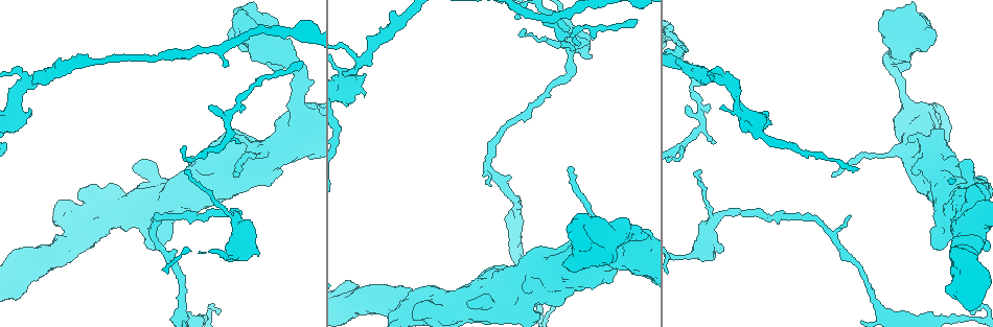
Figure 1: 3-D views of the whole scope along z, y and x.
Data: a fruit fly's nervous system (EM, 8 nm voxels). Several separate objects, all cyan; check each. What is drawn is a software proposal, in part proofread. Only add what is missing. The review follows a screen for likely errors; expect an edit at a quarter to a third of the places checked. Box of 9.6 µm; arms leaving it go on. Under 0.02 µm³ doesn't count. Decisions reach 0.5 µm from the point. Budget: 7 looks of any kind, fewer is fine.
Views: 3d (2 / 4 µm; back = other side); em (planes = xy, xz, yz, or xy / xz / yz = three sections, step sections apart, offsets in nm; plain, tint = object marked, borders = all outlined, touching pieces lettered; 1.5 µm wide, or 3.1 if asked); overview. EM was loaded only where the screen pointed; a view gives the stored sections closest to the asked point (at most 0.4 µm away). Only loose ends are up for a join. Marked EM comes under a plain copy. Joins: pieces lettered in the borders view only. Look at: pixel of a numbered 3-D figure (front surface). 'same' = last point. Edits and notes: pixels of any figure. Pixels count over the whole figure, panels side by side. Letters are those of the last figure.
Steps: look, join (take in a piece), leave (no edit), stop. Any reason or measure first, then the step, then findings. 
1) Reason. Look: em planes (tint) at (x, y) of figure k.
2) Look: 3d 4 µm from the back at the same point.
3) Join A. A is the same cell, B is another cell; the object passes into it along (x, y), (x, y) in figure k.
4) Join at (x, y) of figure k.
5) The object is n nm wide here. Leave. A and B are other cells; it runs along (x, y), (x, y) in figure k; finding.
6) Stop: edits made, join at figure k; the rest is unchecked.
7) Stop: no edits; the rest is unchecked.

An open end. Look: em planes (borders) at (718, 252) of figure 1.

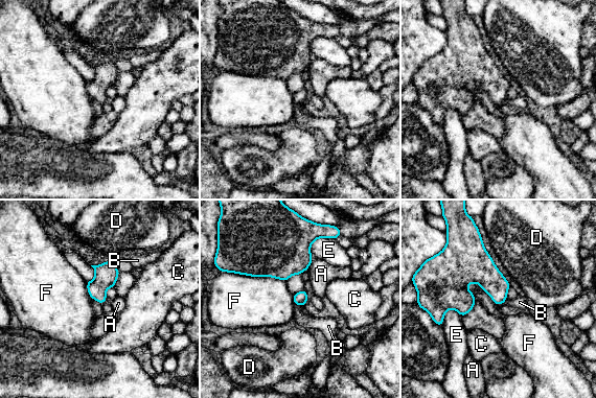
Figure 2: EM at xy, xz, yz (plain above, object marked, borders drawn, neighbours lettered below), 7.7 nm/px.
Leave. A, B, C, D, E and F are other cells; a border runs along (231, 272), (272, 276), (285, 282) in figure 2; none of them fits.

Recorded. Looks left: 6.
End of a long branch. Look: 3d 2 µm at (519, 16) of figure 1.

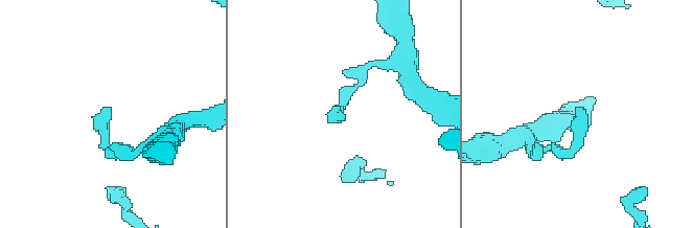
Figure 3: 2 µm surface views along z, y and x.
Now the EM. Look: em planes (borders) at (585, 109) of figure 3.

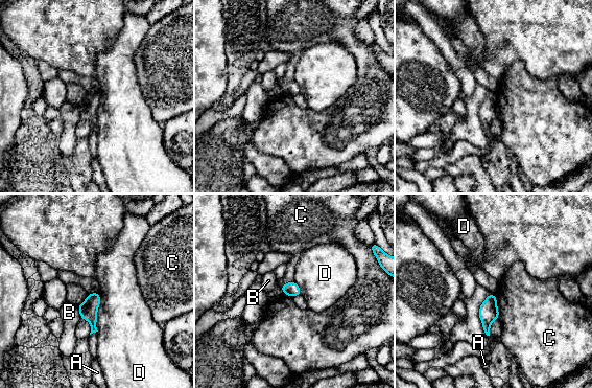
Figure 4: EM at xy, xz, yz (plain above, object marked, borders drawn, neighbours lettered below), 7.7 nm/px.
Leave. A, B, C and D are other cells; none of them fits.

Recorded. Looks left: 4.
An open end. Look: em xz step 8 (borders) at (850, 215) of figure 1.

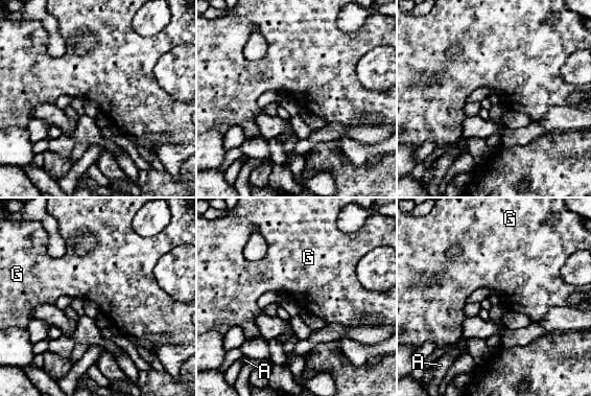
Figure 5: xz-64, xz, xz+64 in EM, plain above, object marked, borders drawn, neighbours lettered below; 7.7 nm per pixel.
Look: em planes (borders) at the same point.

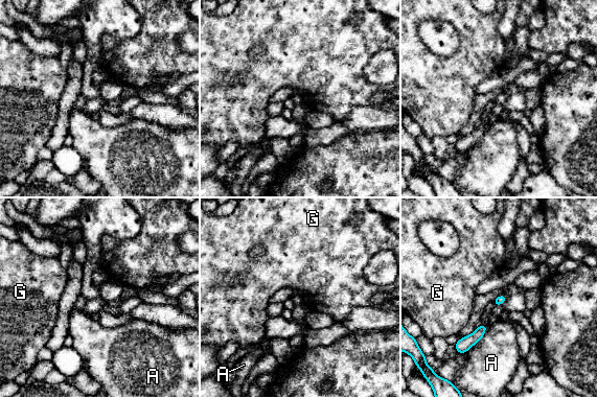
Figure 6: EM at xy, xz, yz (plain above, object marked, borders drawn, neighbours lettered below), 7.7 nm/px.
The object is 70 nm wide here. Leave. A and G are other cells; none of them fits.

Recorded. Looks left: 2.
Stop: no edits; the rest is unchecked.

